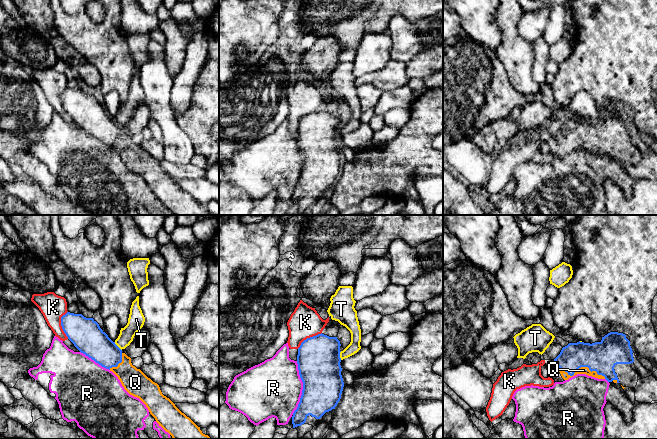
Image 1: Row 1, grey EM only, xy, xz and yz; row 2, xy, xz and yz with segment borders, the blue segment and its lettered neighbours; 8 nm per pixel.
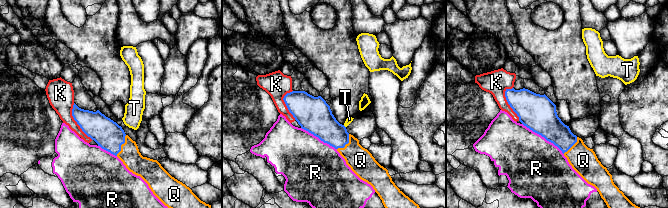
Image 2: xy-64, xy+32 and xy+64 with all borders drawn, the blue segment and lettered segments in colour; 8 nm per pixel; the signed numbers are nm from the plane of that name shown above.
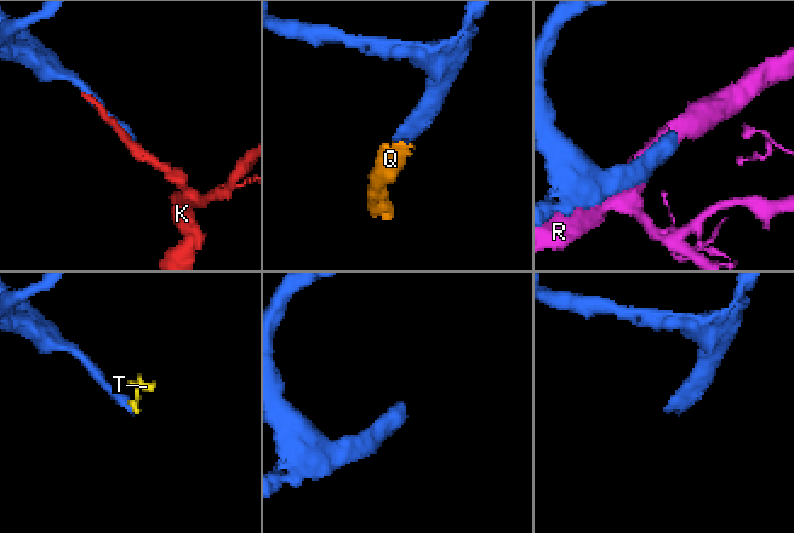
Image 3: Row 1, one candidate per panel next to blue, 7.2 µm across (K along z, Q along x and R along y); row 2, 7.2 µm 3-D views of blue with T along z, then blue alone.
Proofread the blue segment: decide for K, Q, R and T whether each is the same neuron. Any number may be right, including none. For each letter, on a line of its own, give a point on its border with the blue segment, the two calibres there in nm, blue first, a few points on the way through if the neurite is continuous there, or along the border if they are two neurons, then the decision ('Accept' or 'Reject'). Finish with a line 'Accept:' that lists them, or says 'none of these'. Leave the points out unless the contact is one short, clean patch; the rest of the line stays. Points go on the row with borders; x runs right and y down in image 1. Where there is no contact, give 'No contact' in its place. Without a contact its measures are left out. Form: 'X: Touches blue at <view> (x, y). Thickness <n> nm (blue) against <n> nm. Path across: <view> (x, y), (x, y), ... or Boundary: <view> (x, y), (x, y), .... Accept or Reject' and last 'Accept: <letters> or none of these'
K: Touches blue at xy (61, 325). Thickness 260 nm (blue) against 200 nm. Reject
Q: Touches blue at yz (582, 366). Thickness 240 nm (blue) against 60 nm. Accept
R: Touches blue at xz (303, 388). Thickness 340 nm (blue) against 460 nm. Reject
T: Touches blue at xz (339, 355). Thickness 340 nm (blue) against 90 nm. Boundary: xz (341, 351), (340, 359). Reject
Accept: Q

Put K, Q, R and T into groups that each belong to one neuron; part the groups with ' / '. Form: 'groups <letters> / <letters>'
groups K / Q / R / T

